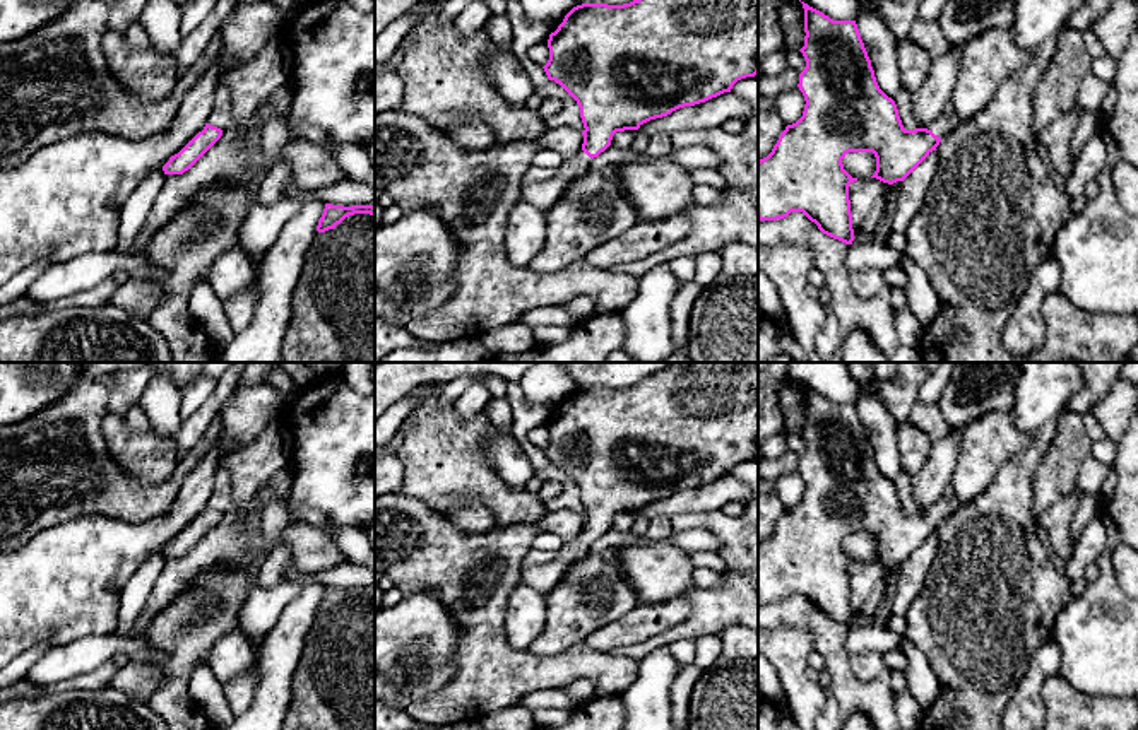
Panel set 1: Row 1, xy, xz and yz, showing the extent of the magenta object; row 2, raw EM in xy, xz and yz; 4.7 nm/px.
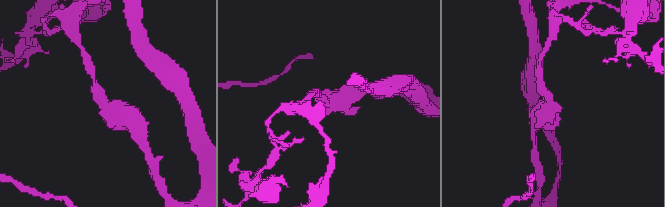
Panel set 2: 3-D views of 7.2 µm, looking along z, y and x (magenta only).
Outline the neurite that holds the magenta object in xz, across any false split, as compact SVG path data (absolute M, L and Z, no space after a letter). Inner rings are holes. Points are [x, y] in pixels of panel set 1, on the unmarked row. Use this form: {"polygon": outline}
{"polygon": "M669 362L664 369L623 388L582 386L573 390L548 422L548 462L560 467L578 487L584 506L582 533L565 542L553 562L522 566L519 583L546 595L566 569L590 552L616 515L638 513L673 494L705 486L746 460L758 456L758 362Z"}

